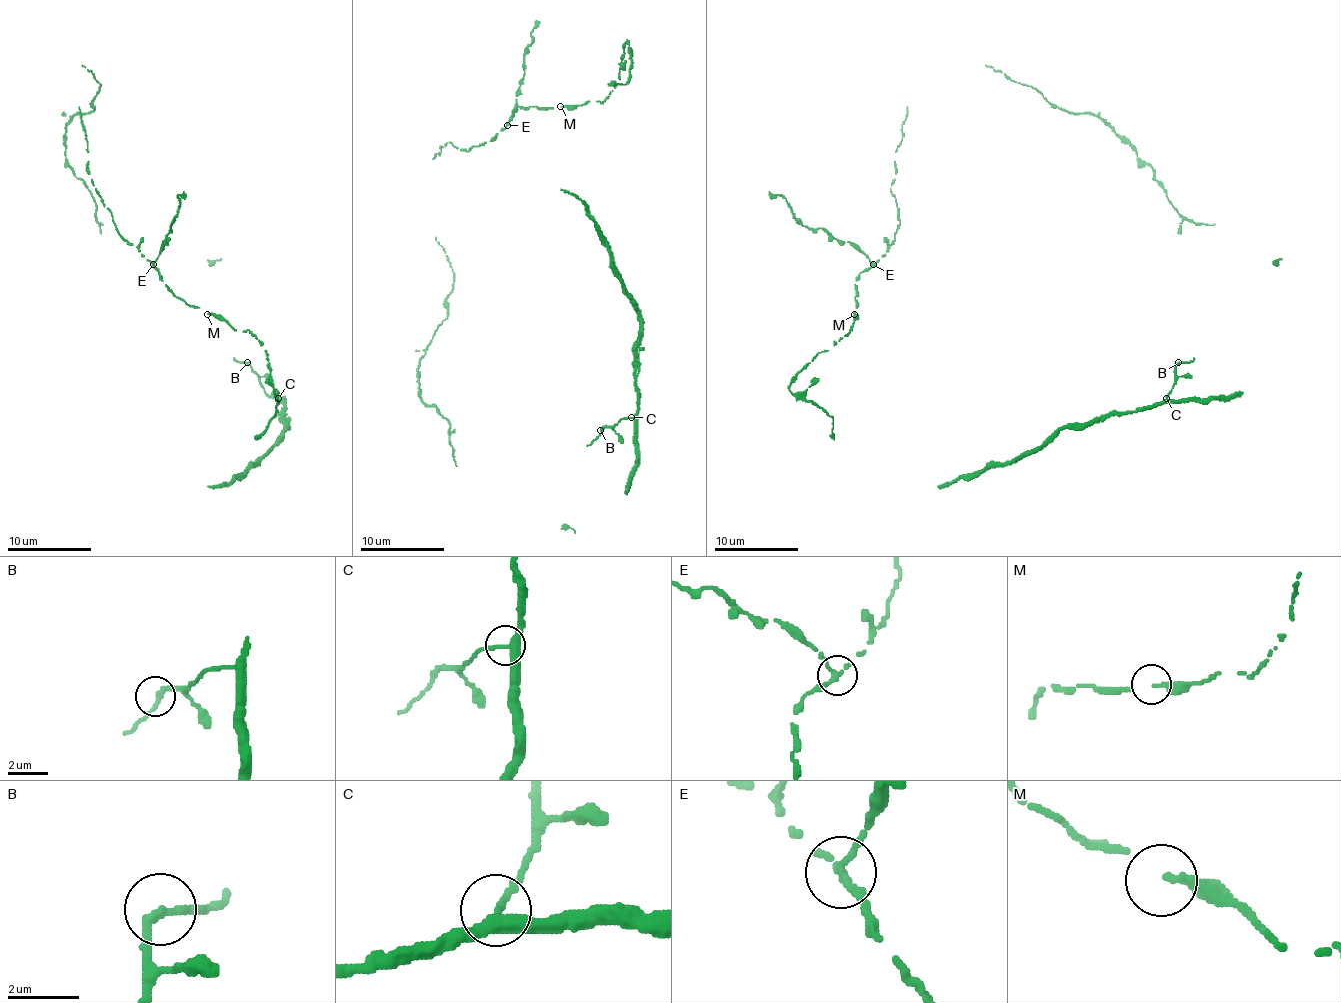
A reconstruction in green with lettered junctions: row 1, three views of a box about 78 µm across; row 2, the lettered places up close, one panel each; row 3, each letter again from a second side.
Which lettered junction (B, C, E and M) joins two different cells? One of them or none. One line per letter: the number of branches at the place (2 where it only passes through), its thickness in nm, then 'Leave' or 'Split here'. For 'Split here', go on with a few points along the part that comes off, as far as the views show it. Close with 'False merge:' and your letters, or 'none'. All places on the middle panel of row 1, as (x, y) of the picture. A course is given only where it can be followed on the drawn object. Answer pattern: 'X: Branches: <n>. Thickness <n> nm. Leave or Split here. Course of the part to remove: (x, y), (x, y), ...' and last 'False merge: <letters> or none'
B: Branches: 2. Thickness 240 nm. Leave
C: Branches: 3. Thickness 280 nm. Leave
E: Branches: 2. Thickness 240 nm. Split here. Course of the part to remove: (506, 124), (512, 118), (516, 91), (525, 72), (523, 56), (533, 41), (531, 33), (537, 20)
M: Branches: 2. Thickness 170 nm. Leave
False merge: E

